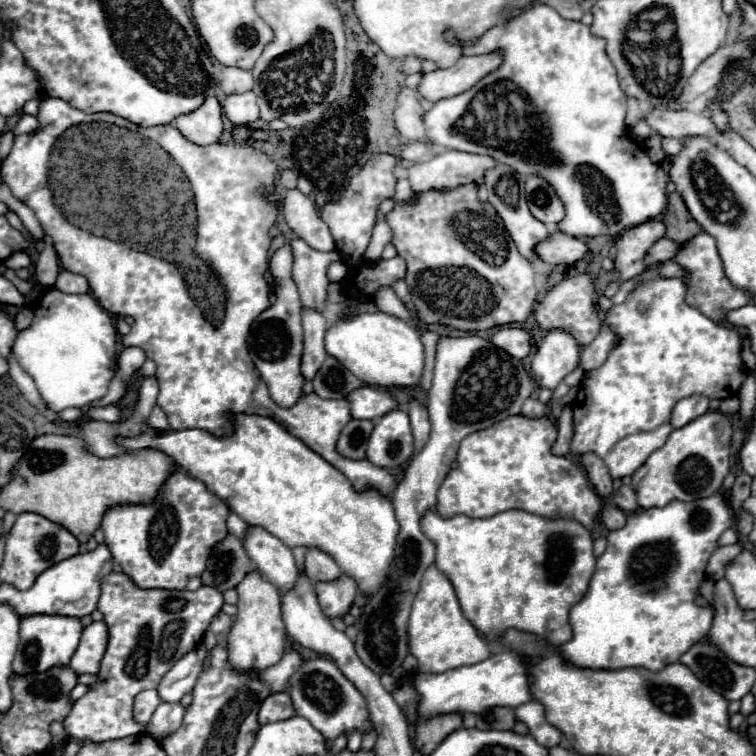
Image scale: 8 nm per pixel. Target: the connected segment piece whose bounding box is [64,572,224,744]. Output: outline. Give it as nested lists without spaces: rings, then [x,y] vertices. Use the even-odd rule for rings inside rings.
[[[122,572],[106,574],[100,580],[100,600],[96,608],[104,614],[104,622],[108,626],[108,646],[100,662],[96,682],[88,686],[88,692],[72,704],[68,716],[64,718],[68,736],[80,744],[88,740],[100,744],[106,740],[142,734],[144,726],[132,718],[134,696],[142,690],[156,688],[176,660],[202,642],[206,628],[220,612],[222,604],[222,594],[210,586],[200,586],[196,592],[162,588],[142,590]],[[162,640],[164,662],[158,654]]]

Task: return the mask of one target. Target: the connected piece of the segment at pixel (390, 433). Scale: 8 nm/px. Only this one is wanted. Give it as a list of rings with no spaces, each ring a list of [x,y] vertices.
[[[392,410],[382,416],[368,440],[366,456],[380,468],[396,468],[414,452],[410,418],[404,410]]]

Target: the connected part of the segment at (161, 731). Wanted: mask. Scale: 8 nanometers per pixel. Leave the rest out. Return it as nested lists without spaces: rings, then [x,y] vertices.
[[[160,704],[156,712],[152,714],[150,722],[146,724],[146,734],[150,734],[154,740],[162,742],[162,738],[176,732],[182,724],[186,708],[182,704]]]

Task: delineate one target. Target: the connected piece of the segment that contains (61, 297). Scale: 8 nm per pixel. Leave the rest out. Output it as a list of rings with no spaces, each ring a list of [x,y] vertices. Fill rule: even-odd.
[[[48,288],[34,304],[32,324],[18,332],[12,352],[20,368],[32,376],[44,404],[52,412],[80,408],[108,392],[116,368],[114,318],[90,294],[64,294]]]

